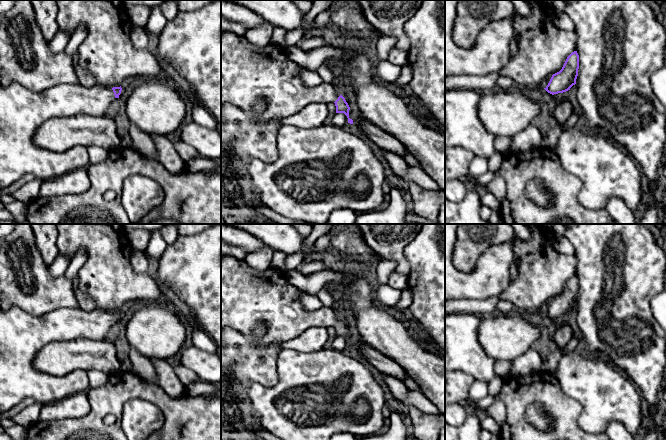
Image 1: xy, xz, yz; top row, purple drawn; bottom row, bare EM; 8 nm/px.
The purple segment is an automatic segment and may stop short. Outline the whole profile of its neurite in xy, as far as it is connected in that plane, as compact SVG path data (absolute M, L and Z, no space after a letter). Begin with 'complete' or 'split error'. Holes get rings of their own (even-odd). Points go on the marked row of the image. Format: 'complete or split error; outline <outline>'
split error; outline M17 83L0 86L0 190L28 174L54 179L75 169L87 168L90 165L88 147L75 146L60 153L41 149L33 140L36 130L54 117L105 115L121 91L121 86L108 89L100 84L91 88L80 84L60 84L42 92L31 91Z

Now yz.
complete; outline M574 51L567 57L562 69L552 75L544 89L552 95L570 90L576 84L578 69L579 55L577 51Z

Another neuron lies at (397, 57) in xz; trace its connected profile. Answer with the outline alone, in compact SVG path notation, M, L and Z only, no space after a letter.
M394 47L390 51L387 60L388 62L400 67L408 65L408 51L399 50Z

